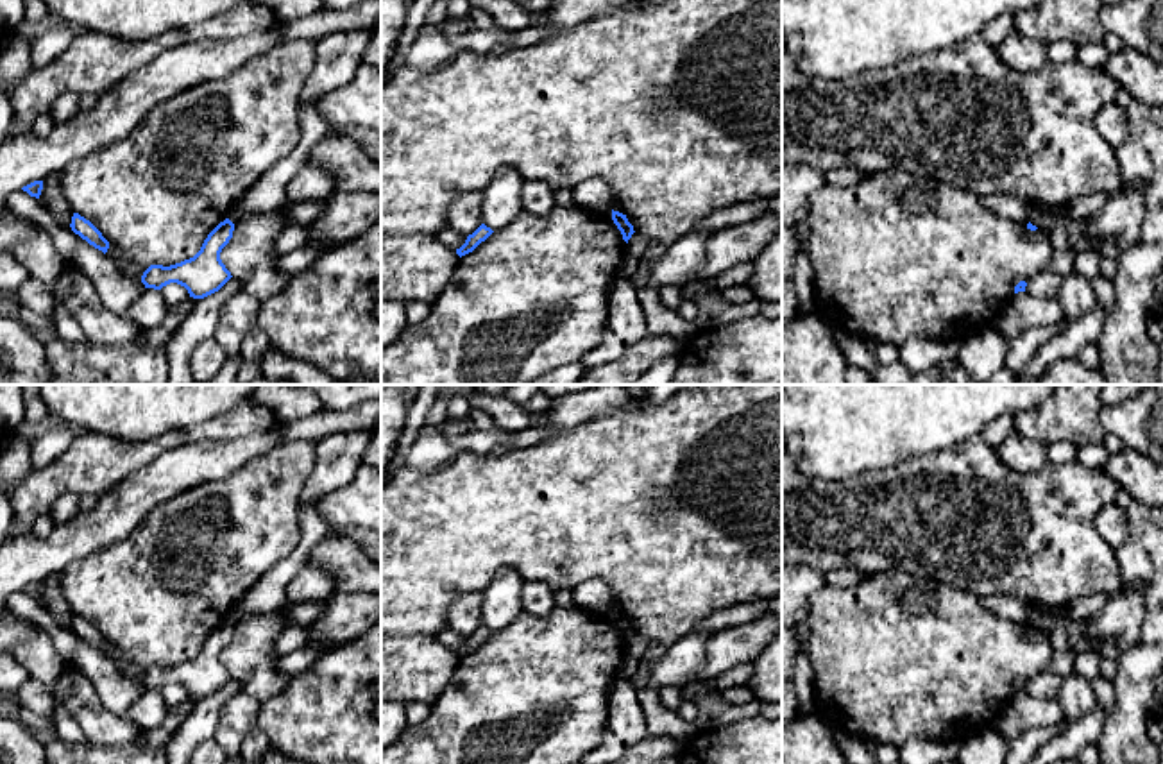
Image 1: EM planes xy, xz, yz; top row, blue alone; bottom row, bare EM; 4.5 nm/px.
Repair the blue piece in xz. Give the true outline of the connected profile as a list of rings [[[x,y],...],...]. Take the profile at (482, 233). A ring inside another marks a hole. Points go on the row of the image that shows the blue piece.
[[[481,224],[472,234],[467,236],[465,243],[456,249],[456,254],[462,258],[472,252],[481,242],[485,242],[494,231]]]

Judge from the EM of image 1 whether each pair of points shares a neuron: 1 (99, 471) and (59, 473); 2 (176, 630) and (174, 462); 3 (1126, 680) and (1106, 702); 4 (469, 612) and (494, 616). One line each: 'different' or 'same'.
1: same
2: different
3: different
4: different

